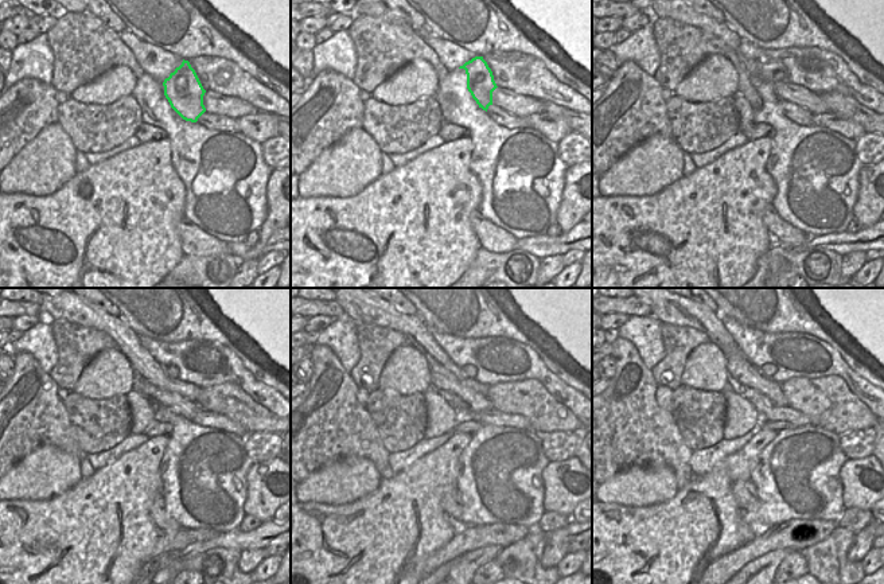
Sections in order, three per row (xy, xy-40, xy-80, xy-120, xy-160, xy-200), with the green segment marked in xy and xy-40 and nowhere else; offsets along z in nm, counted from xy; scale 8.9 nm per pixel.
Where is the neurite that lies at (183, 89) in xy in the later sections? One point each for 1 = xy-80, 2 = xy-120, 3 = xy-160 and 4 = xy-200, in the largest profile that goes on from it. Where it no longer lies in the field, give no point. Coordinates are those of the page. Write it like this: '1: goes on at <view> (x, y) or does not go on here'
1: goes on at xy-80 (771, 71)
2: goes on at xy-120 (172, 372)
3: goes on at xy-160 (470, 370)
4: goes on at xy-200 (768, 369)

